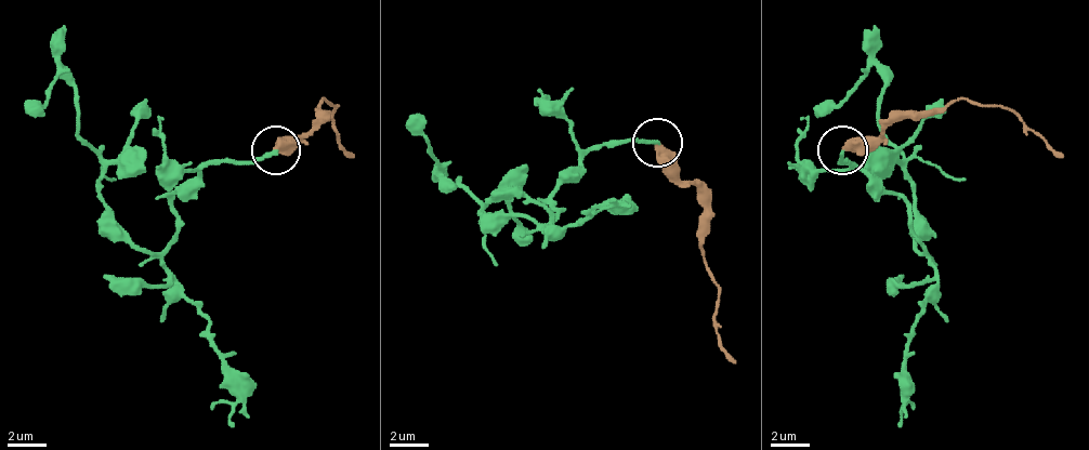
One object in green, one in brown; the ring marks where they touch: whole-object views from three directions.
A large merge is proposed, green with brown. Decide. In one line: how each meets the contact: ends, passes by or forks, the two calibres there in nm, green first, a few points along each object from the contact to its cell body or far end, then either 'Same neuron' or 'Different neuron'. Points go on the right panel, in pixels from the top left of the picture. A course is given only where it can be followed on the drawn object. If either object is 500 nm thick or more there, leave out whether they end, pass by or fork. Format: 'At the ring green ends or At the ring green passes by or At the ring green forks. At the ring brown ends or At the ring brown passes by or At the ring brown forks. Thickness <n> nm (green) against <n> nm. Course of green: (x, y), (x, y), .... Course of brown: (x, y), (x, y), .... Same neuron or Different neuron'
At the ring green ends. At the ring brown ends. Thickness 180 nm (green) against 420 nm. Course of green: (841, 148), (841, 163), (909, 207), (925, 251), (905, 158), (880, 133), (886, 80), (870, 69), (816, 114). Course of brown: (841, 148), (861, 148), (895, 119), (973, 100), (1002, 104), (1062, 158). Different neuron

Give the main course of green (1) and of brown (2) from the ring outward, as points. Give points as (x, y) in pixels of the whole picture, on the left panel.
1: (277, 148), (208, 163), (173, 193), (173, 237), (154, 251), (100, 193), (76, 80), (61, 69), (26, 114)
2: (277, 148), (281, 148), (320, 119), (326, 100), (336, 104), (330, 123), (355, 158)

